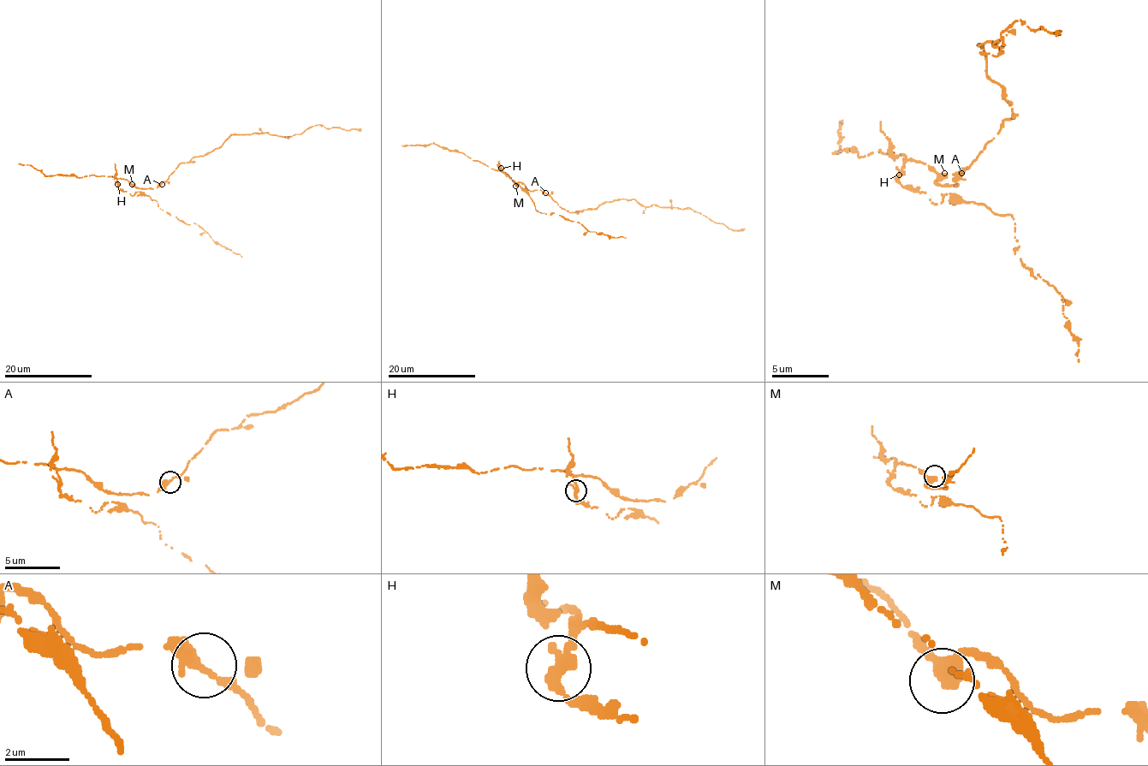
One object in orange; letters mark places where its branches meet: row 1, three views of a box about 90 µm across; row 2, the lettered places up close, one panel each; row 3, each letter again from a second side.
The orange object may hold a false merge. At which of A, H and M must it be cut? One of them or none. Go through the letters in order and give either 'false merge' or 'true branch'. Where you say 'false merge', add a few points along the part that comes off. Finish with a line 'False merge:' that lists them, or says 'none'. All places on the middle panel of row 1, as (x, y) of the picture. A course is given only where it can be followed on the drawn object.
A: true branch
H: false merge; course (502, 169), (523, 188), (538, 212), (554, 213), (578, 222), (590, 232), (625, 237)
M: true branch
False merge: H

